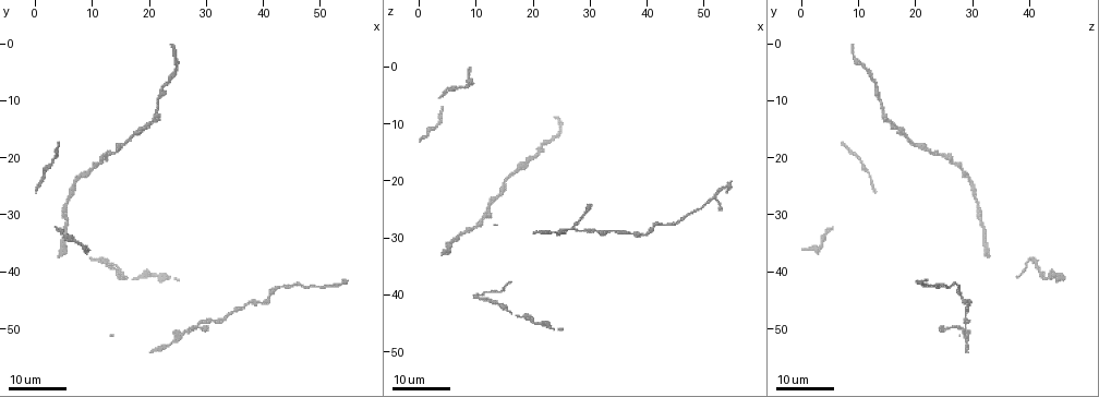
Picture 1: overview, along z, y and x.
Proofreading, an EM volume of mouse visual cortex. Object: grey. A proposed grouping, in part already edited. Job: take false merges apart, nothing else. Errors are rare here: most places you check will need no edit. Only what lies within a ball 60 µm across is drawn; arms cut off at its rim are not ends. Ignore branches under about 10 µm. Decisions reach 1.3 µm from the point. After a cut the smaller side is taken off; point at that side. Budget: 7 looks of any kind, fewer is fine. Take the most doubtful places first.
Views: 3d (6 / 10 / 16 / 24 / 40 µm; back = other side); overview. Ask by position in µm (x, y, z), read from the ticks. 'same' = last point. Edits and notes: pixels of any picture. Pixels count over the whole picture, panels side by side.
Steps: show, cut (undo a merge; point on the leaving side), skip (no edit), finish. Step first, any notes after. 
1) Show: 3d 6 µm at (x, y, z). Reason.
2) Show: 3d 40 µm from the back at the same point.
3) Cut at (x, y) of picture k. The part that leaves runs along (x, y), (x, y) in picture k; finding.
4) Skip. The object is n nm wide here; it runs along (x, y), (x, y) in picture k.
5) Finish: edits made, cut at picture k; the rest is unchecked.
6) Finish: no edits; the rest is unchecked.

Show: 3d 16 µm at (15.5, 18.0, 20.0).

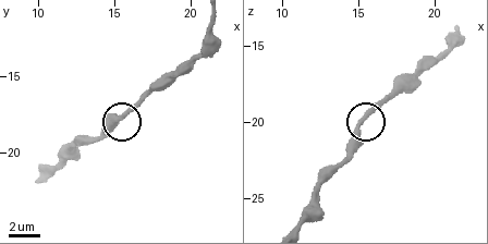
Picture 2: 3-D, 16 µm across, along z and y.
Show: 3d 10 µm at (15.2, 17.8, 19.8).

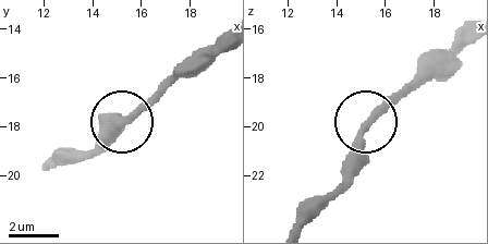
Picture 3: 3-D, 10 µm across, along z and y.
Skip. It runs along (300, 222), (345, 172), (366, 122), (402, 87) in picture 3; one neuron here.

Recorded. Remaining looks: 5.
Show: 3d 16 µm at (41.5, 44.5, 28.5). Narrows sharply.

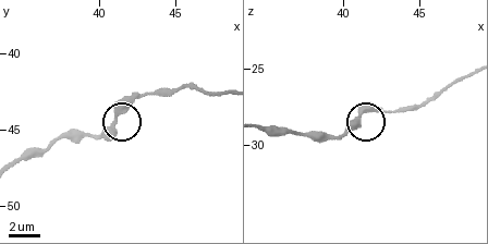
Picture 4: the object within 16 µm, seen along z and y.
Show: 3d 6 µm at (41.2, 44.4, 28.2).

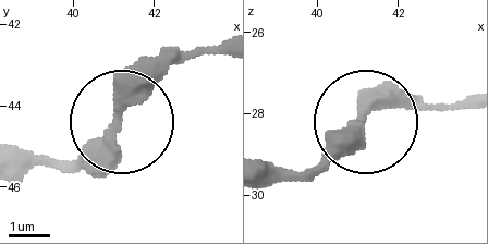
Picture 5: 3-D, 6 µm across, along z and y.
Skip. It runs along (23, 163), (86, 154), (186, 52) in picture 5; continuous, no second neuron.

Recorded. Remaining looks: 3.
Show: 3d 16 µm at (29.5, 48.5, 28.5). Thick turns thin.

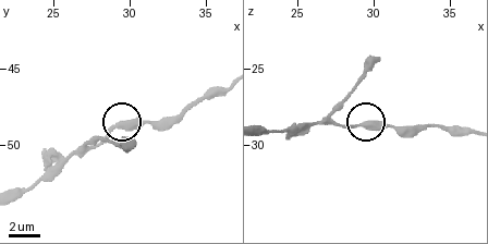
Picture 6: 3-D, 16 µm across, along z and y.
Show: 3d 10 µm at (29.2, 49.0, 28.6).

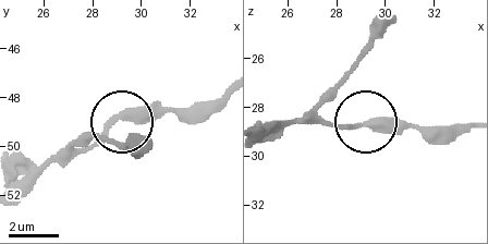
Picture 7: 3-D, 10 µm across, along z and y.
Skip. All the same neuron.

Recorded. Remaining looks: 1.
Finish: no edits; the rest is unchecked.

